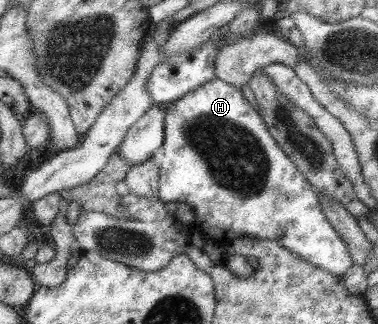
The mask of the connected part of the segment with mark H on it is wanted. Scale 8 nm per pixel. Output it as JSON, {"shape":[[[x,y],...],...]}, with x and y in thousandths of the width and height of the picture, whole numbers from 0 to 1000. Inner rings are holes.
{"shape":[[[574,241],[524,265],[516,278],[474,302],[474,309],[458,312],[458,321],[434,343],[431,414],[429,448],[413,488],[418,509],[415,614],[431,630],[460,623],[500,633],[513,654],[521,707],[545,738],[558,738],[569,753],[579,756],[603,756],[622,738],[635,738],[638,731],[664,731],[680,741],[728,741],[770,784],[788,790],[823,821],[847,827],[854,840],[868,840],[886,852],[905,849],[918,827],[934,815],[910,741],[881,710],[876,688],[865,685],[852,642],[844,636],[844,623],[839,623],[831,580],[820,568],[812,568],[804,543],[780,519],[775,500],[765,494],[765,485],[735,454],[735,444],[722,426],[717,426],[696,367],[680,352],[675,327],[646,281],[627,278],[619,265]]]}

